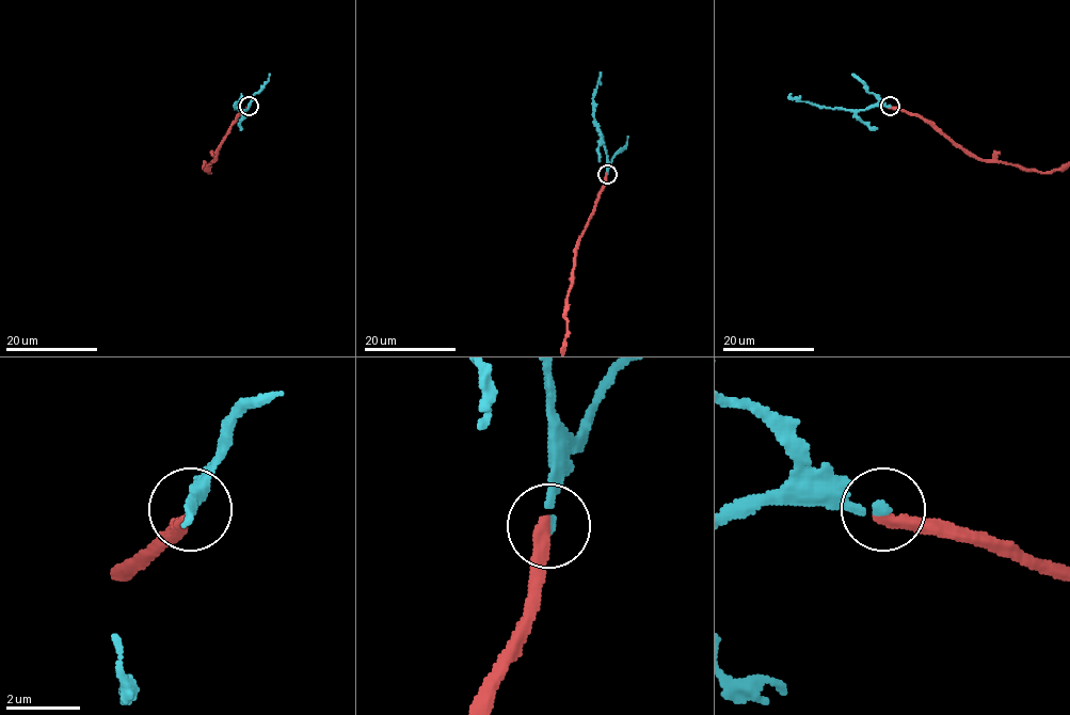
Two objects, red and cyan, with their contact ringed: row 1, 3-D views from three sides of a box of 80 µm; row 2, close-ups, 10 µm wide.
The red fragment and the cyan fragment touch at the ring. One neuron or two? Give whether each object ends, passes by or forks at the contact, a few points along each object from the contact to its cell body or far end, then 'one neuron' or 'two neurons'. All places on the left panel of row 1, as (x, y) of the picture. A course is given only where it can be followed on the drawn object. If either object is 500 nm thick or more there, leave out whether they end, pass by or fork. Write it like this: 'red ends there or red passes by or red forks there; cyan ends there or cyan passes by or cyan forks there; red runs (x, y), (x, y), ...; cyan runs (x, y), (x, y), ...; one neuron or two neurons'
red ends there; cyan ends there; cyan runs (248, 106), (244, 110), (236, 108), (241, 93); one neuron

